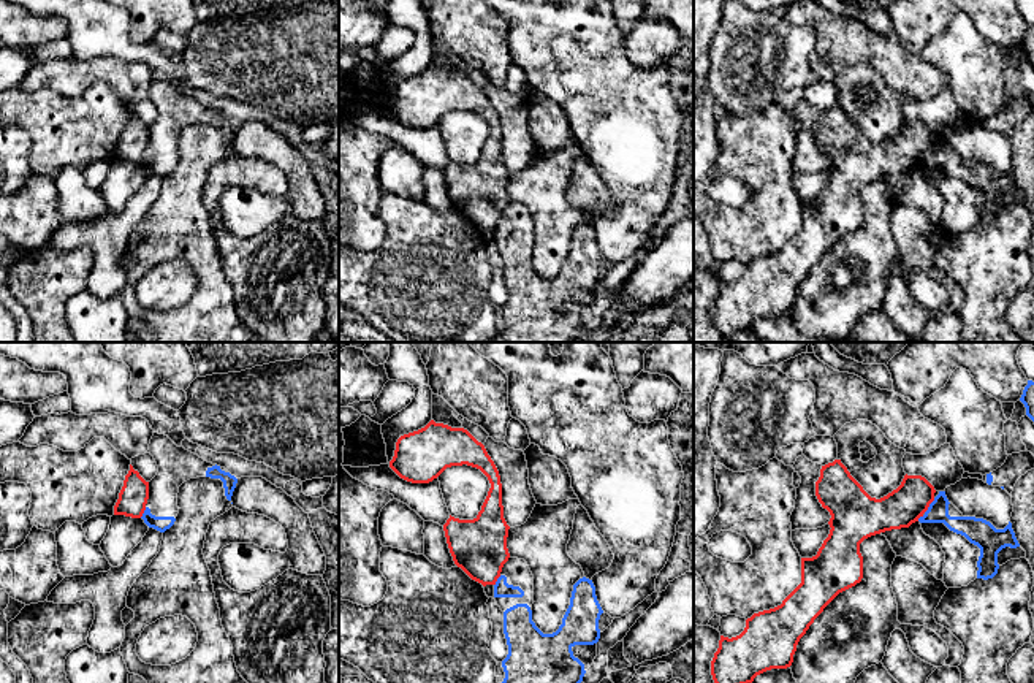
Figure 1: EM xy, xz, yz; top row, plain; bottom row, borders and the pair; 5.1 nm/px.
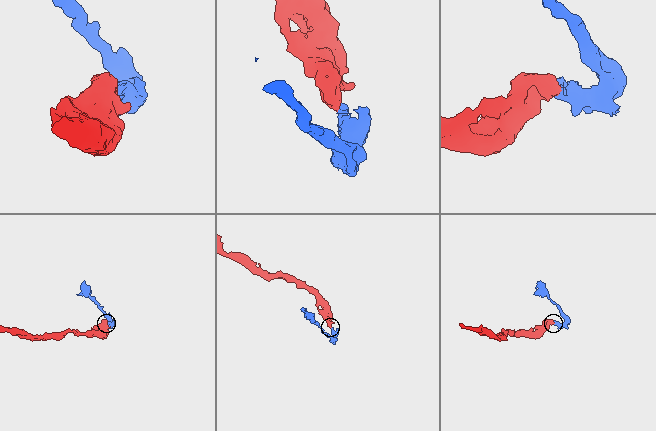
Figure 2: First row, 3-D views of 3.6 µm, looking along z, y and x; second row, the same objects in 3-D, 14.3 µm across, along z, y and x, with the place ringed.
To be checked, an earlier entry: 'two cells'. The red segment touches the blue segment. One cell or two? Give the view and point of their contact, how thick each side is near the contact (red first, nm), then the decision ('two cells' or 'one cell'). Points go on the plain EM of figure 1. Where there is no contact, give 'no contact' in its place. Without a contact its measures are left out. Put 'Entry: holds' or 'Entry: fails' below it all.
yz (928, 151) | 200/110 nm | two cells
Entry: holds

